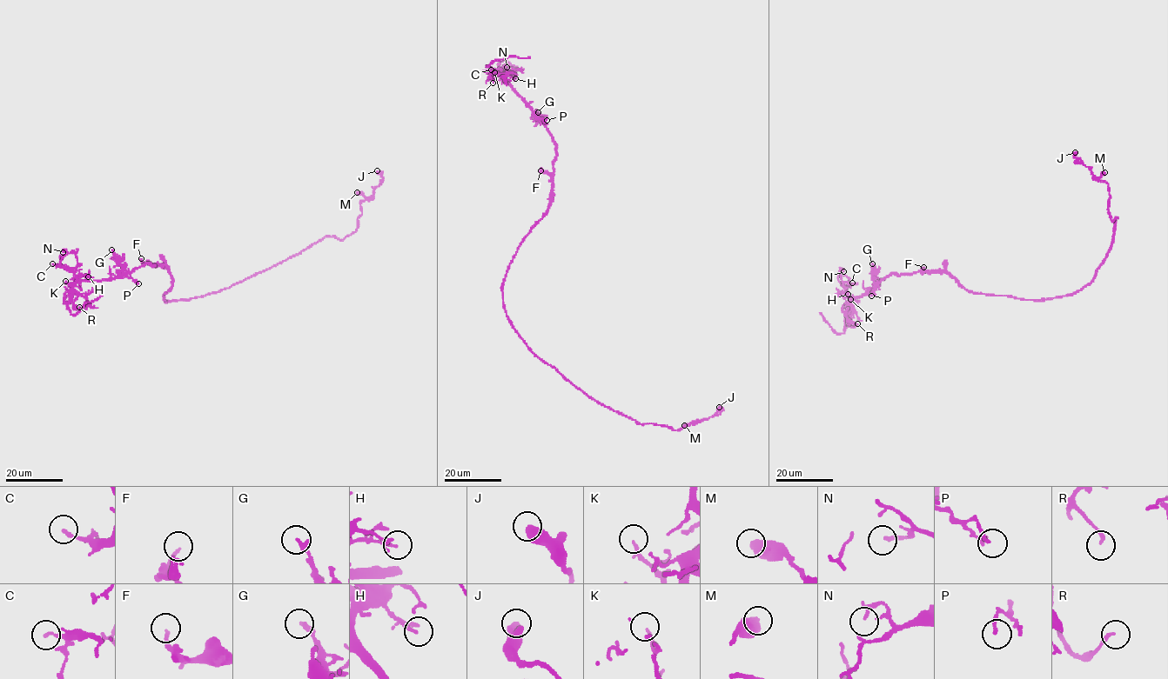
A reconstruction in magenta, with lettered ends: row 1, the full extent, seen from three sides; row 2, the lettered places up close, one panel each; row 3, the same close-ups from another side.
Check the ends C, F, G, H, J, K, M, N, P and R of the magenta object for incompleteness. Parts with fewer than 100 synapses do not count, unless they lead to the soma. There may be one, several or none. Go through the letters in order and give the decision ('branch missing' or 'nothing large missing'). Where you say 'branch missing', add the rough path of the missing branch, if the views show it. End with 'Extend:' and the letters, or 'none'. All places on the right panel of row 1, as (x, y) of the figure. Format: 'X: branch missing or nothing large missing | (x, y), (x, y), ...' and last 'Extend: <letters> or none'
C: nothing large missing
F: nothing large missing
G: nothing large missing
H: nothing large missing
J: nothing large missing
K: nothing large missing
M: nothing large missing
N: nothing large missing
P: nothing large missing
R: nothing large missing
Extend: none

